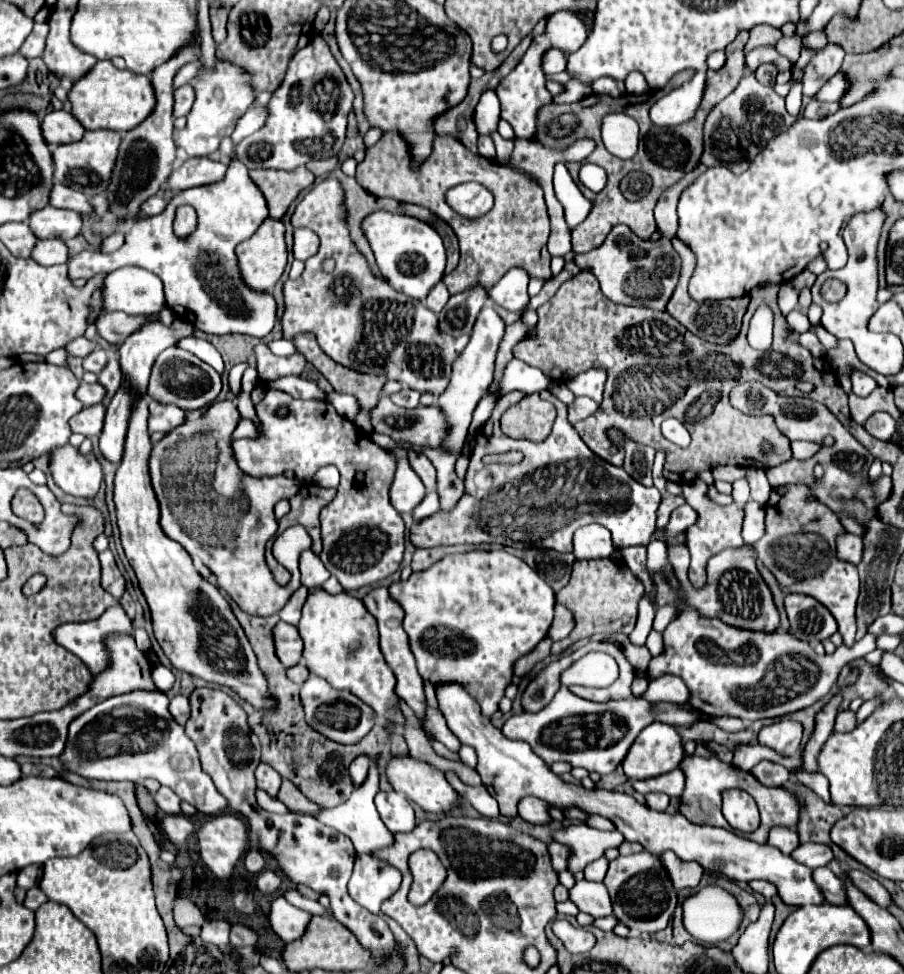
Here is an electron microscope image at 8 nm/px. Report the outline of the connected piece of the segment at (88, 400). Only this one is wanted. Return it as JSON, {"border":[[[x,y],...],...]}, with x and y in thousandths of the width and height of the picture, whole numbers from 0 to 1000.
{"border":[[[91,392],[84,400],[84,409],[93,415],[93,417],[102,417],[102,415],[108,415],[113,413],[115,409],[115,398],[111,394],[95,394]]]}

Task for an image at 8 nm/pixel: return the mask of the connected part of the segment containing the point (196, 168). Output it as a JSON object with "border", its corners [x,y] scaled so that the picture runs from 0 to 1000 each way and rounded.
{"border":[[[210,162],[199,172],[195,172],[186,183],[186,195],[201,197],[206,193],[235,189],[248,183],[250,170],[232,162]]]}

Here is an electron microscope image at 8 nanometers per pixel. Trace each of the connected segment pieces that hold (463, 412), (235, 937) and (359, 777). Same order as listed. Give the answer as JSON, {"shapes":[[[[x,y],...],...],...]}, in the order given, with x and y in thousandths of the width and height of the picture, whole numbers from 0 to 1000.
{"shapes":[[[[535,314],[527,326],[518,355],[511,359],[511,363],[500,374],[500,390],[482,415],[496,433],[491,454],[487,456],[487,460],[491,464],[507,464],[511,460],[513,450],[518,446],[520,431],[522,431],[522,423],[546,390],[546,368],[549,368],[549,359],[551,359],[555,345],[558,345],[555,326],[549,322],[549,318],[544,314]]],[[[258,949],[256,952],[254,967],[257,970],[262,972],[282,971],[285,963],[287,961],[281,955],[268,949]]],[[[396,776],[396,778],[387,784],[385,793],[387,793],[389,805],[392,805],[394,809],[403,805],[403,801],[405,801],[405,797],[407,797],[407,789],[409,789],[409,780],[407,780],[405,776]]]]}

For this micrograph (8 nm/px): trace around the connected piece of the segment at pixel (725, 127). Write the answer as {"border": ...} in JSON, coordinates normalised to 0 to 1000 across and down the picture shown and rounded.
{"border":[[[825,76],[814,88],[814,92],[785,113],[779,125],[777,168],[801,168],[808,177],[821,179],[832,160],[836,160],[836,156],[845,152],[847,144],[863,136],[869,136],[878,123],[881,121],[874,119],[867,111],[867,101],[861,99],[854,88],[841,86],[834,76]]]}

